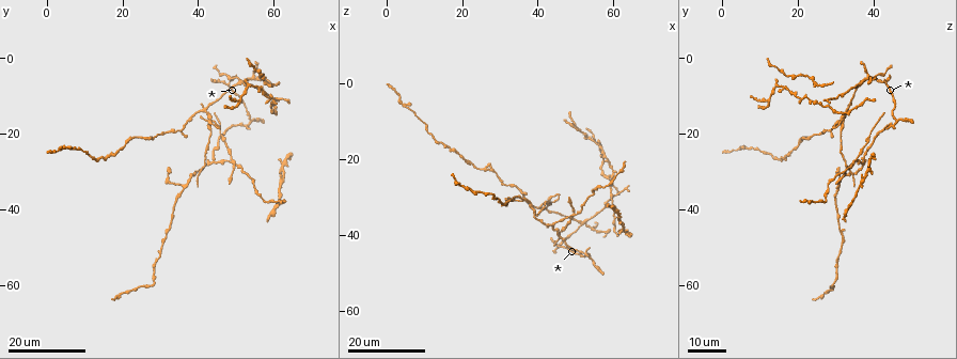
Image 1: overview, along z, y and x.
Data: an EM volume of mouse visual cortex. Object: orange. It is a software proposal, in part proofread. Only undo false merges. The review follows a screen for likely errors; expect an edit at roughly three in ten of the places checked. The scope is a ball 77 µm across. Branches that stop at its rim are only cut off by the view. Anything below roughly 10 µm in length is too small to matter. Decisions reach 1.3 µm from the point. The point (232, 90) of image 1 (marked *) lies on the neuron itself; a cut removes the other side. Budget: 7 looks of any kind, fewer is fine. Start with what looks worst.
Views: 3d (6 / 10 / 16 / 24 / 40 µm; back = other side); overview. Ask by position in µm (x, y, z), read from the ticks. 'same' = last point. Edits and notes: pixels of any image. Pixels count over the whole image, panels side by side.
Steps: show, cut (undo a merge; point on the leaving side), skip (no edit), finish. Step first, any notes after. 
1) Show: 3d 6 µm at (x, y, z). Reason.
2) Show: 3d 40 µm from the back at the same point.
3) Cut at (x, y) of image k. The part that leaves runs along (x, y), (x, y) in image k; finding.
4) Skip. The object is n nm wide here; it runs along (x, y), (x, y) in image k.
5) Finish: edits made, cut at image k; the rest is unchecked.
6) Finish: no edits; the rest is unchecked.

Show: 3d 16 µm at (43.5, 27.5, 36.5). Arms part here.

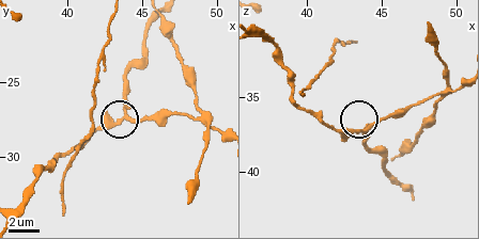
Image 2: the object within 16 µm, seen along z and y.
Show: 3d 10 µm at (43.8, 27.6, 37.0).

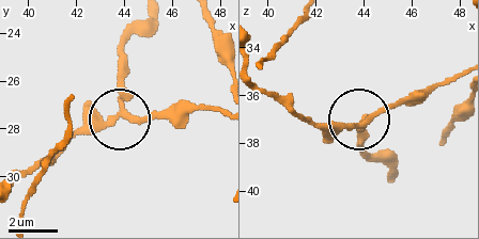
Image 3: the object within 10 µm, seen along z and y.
Skip. It runs along (147, 22), (122, 52), (122, 114), (128, 121), (169, 121) in image 3; all the same neuron.

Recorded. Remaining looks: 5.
Show: 3d 24 µm at (52.5, 6.5, 36.0). Looks like a crossing.

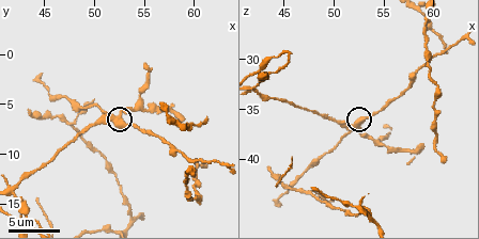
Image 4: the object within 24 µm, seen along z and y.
Show: 3d 6 µm at (52.6, 6.4, 36.6).

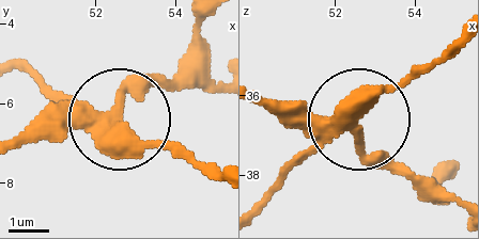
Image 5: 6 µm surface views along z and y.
Cut at (138, 147) of image 5. 4 arms meet here; the part that leaves runs along (342, 129), (461, 48) in image 5; a second neuron is stuck on.

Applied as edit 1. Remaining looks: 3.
Show: 3d 24 µm at (58.5, 10.5, 21.0). Small branch off a trunk.

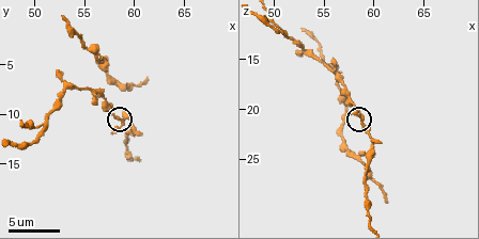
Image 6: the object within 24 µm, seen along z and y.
Show: 3d 6 µm at (59.0, 10.8, 21.0).

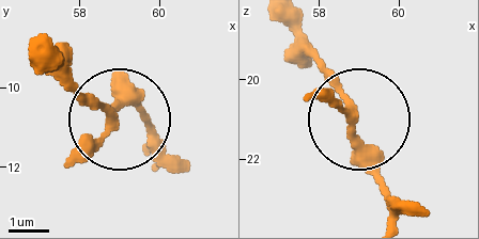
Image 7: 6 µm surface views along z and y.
Show: 3d 6 µm from the back at (58.75, 10.75, 20.80).

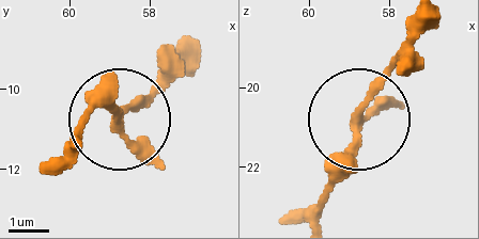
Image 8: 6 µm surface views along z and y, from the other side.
Skip. It runs along (78, 140), (98, 109), (119, 120), (187, 51) in image 8; continuous, no second neuron.

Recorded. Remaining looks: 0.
Finish: edits made, cut at image 5; the rest is unchecked.

